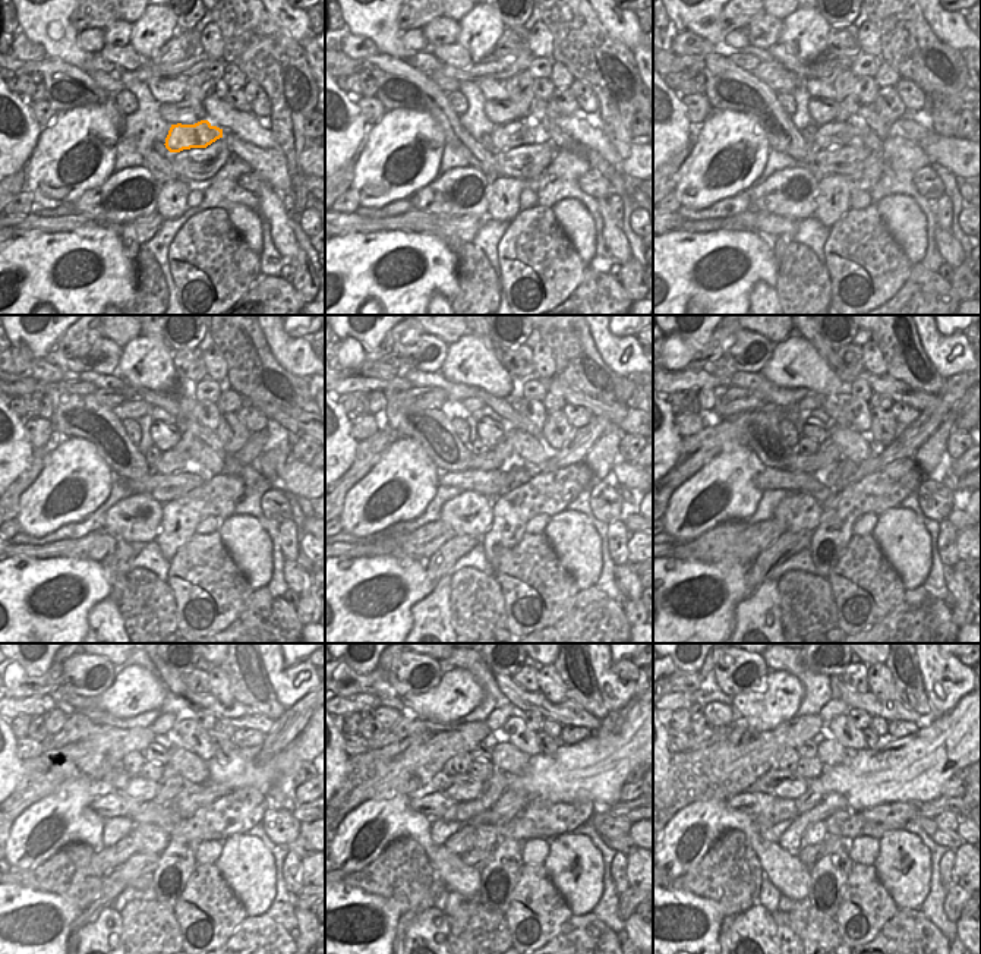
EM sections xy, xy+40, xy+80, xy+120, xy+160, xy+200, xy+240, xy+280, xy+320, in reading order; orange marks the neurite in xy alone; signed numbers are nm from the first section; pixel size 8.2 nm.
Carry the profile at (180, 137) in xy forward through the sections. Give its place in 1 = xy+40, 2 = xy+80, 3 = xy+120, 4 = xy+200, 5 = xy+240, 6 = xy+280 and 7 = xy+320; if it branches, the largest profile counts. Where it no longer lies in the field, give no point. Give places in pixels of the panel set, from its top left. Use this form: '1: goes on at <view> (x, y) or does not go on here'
1: goes on at xy+40 (520, 132)
2: goes on at xy+80 (829, 135)
3: goes on at xy+120 (170, 462)
4: goes on at xy+200 (810, 463)
5: goes on at xy+240 (133, 787)
6: goes on at xy+280 (460, 787)
7: goes on at xy+320 (785, 784)

